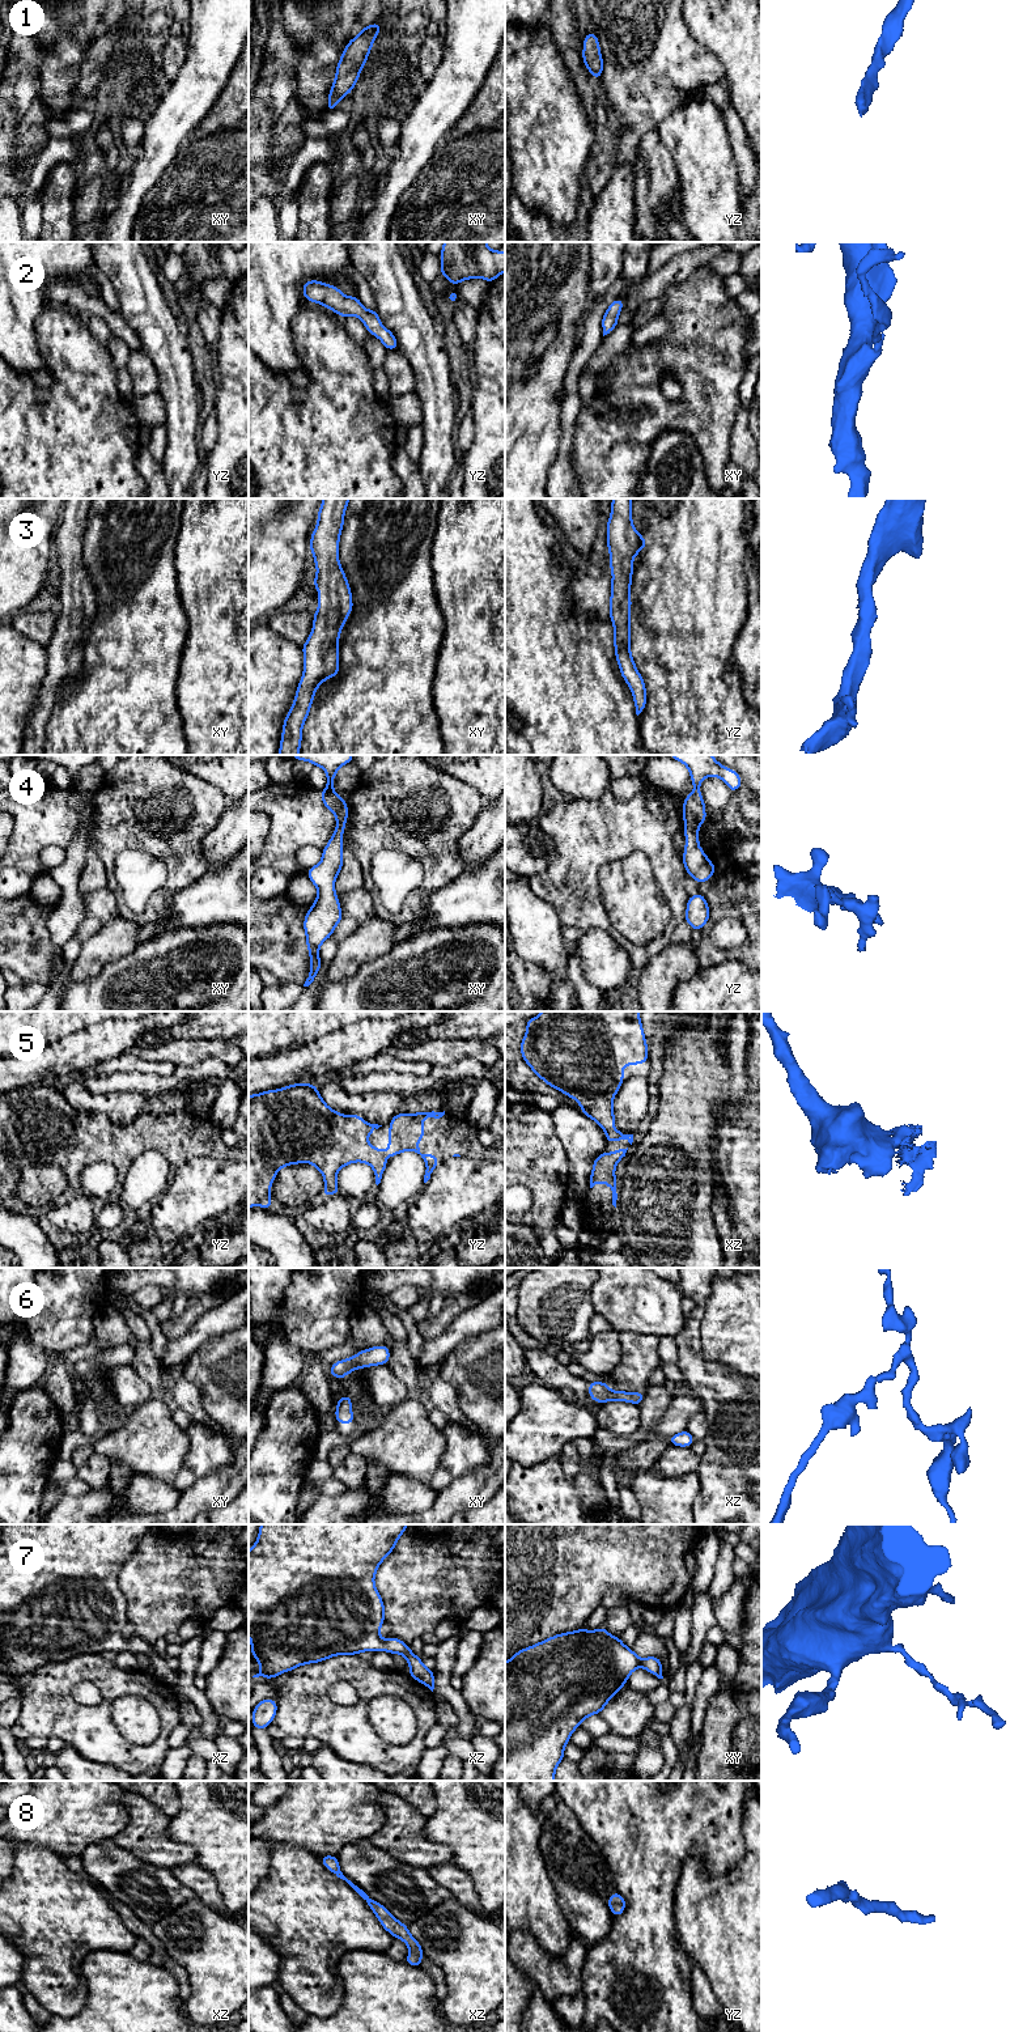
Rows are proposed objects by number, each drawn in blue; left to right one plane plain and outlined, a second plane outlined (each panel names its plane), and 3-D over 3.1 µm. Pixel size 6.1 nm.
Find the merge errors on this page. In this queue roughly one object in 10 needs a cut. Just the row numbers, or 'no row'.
no row

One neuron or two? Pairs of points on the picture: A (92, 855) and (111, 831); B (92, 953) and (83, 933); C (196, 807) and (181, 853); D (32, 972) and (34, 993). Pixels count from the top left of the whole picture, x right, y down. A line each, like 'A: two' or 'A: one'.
A: two
B: two
C: one
D: two

